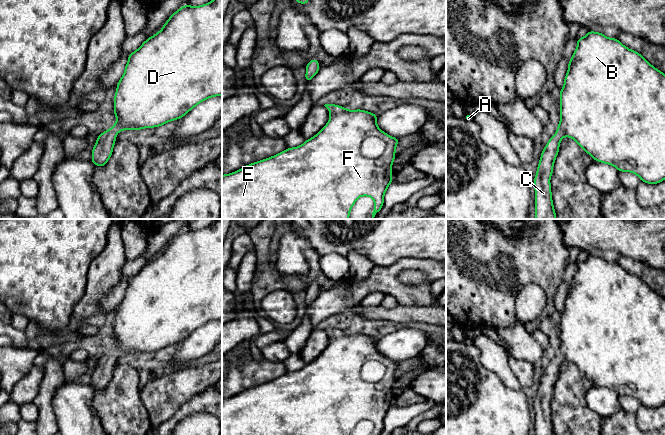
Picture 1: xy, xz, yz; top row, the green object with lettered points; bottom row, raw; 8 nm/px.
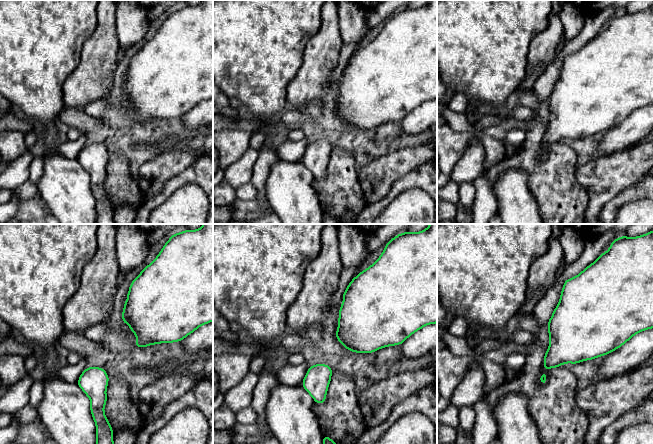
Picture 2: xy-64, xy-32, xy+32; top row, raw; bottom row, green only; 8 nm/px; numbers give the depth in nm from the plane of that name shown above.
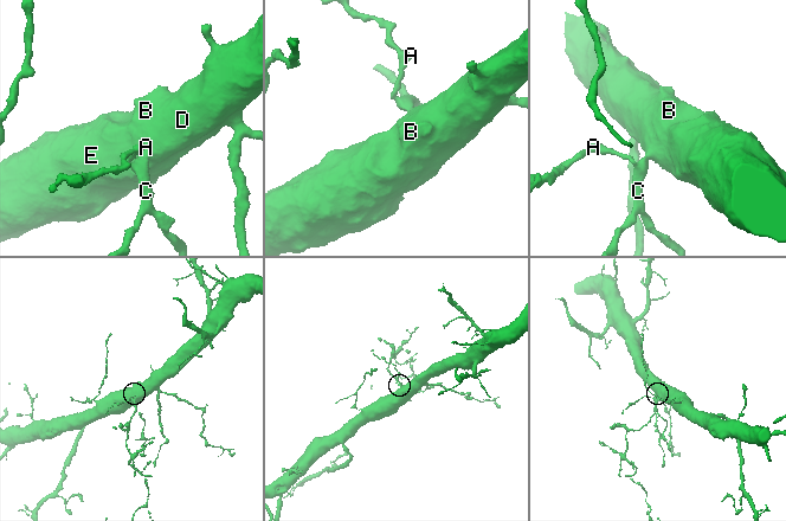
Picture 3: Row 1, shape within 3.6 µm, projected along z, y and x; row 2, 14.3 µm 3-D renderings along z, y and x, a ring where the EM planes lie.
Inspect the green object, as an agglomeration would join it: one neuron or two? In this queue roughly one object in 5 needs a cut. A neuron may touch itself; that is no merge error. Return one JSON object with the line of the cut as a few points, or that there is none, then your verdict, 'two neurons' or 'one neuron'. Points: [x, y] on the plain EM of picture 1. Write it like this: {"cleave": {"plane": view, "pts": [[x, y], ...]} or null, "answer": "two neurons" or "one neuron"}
{"cleave": null, "answer": "one neuron"}

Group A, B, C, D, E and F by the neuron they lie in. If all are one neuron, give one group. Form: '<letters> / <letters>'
A B C D E F

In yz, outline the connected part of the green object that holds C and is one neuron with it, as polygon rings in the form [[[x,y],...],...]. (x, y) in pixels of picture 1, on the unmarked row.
[[[588,255],[588,257],[584,261],[577,263],[577,271],[574,275],[573,280],[569,284],[568,295],[567,295],[565,303],[564,303],[564,310],[563,310],[562,313],[560,313],[560,346],[559,346],[559,349],[557,351],[556,357],[549,363],[549,365],[547,366],[546,370],[544,371],[544,373],[541,377],[540,385],[539,385],[539,388],[538,388],[538,391],[537,391],[537,396],[536,396],[536,399],[535,399],[535,402],[534,402],[535,435],[555,435],[554,430],[553,430],[553,425],[552,425],[550,402],[551,402],[552,397],[553,397],[554,386],[555,386],[555,383],[556,383],[558,377],[559,377],[559,370],[560,370],[561,363],[563,361],[570,361],[573,364],[575,364],[576,367],[586,377],[588,377],[593,382],[593,384],[595,384],[595,385],[612,389],[618,395],[634,397],[644,407],[658,408],[658,407],[662,406],[663,404],[665,404],[665,298],[663,296],[661,296],[660,294],[658,294],[657,292],[655,292],[654,290],[652,290],[641,278],[639,278],[638,276],[631,274],[631,273],[627,272],[626,270],[624,270],[617,262],[608,262],[607,260],[605,260],[602,257],[594,256],[594,255]]]

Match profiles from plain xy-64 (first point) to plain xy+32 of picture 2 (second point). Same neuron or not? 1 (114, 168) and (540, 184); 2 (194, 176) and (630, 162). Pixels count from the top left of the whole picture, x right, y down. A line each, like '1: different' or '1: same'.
1: same
2: different

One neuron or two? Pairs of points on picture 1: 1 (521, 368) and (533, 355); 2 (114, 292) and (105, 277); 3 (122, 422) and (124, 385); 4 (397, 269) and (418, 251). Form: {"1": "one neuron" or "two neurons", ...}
{"1": "two neurons", "2": "two neurons", "3": "one neuron", "4": "two neurons"}

